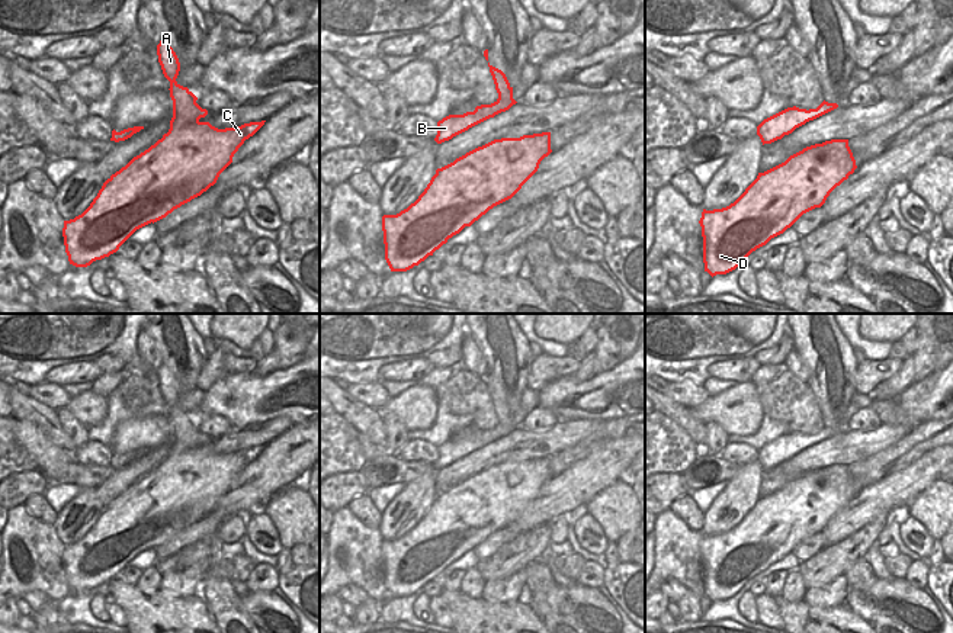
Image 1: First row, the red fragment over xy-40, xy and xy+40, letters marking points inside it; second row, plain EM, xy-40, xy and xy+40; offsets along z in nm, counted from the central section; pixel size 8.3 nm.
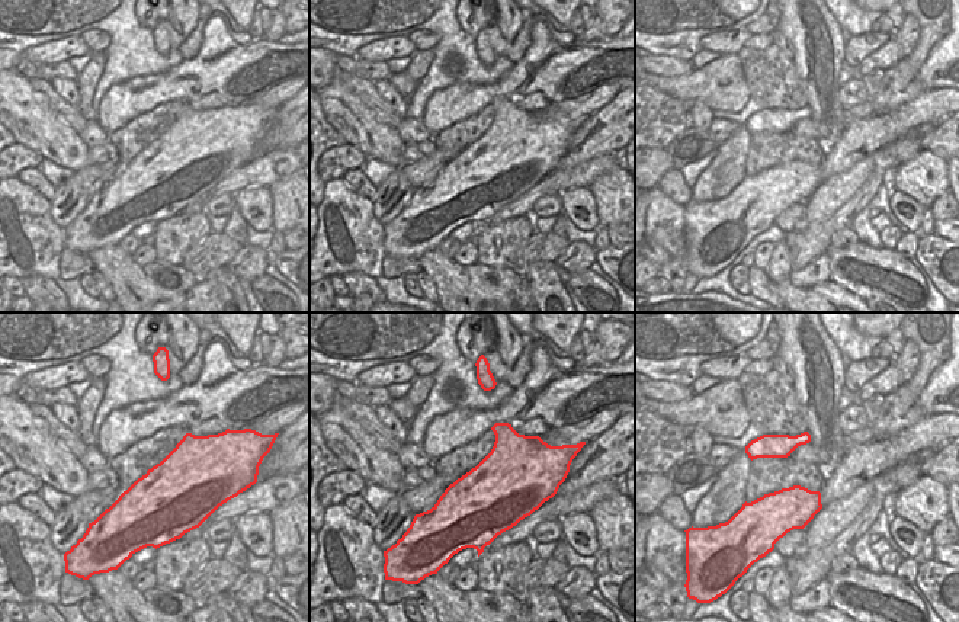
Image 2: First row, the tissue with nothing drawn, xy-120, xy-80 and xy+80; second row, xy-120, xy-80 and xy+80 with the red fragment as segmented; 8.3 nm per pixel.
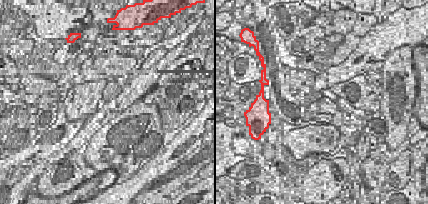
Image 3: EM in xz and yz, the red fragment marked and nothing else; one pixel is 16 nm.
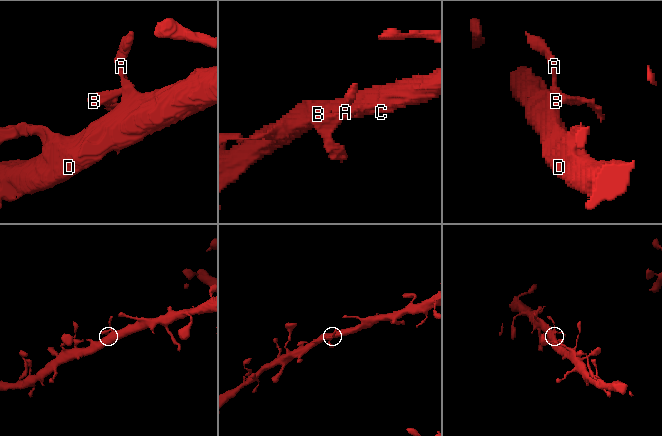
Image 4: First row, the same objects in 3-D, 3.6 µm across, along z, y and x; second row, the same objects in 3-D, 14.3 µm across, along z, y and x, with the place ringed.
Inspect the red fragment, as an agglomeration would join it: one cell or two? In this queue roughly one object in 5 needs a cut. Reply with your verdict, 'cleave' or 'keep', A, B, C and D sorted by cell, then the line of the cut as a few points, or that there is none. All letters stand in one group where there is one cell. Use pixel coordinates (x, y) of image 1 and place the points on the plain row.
keep | A B C D | no cut

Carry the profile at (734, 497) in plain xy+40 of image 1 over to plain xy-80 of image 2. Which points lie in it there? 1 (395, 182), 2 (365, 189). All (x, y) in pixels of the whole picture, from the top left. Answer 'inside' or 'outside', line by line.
1: inside
2: outside

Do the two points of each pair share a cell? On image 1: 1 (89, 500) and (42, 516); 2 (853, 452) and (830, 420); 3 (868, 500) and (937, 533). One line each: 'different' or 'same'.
1: different
2: different
3: different

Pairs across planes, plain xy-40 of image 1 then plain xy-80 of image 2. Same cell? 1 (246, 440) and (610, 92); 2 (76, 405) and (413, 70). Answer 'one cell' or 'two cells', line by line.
1: one cell
2: two cells

